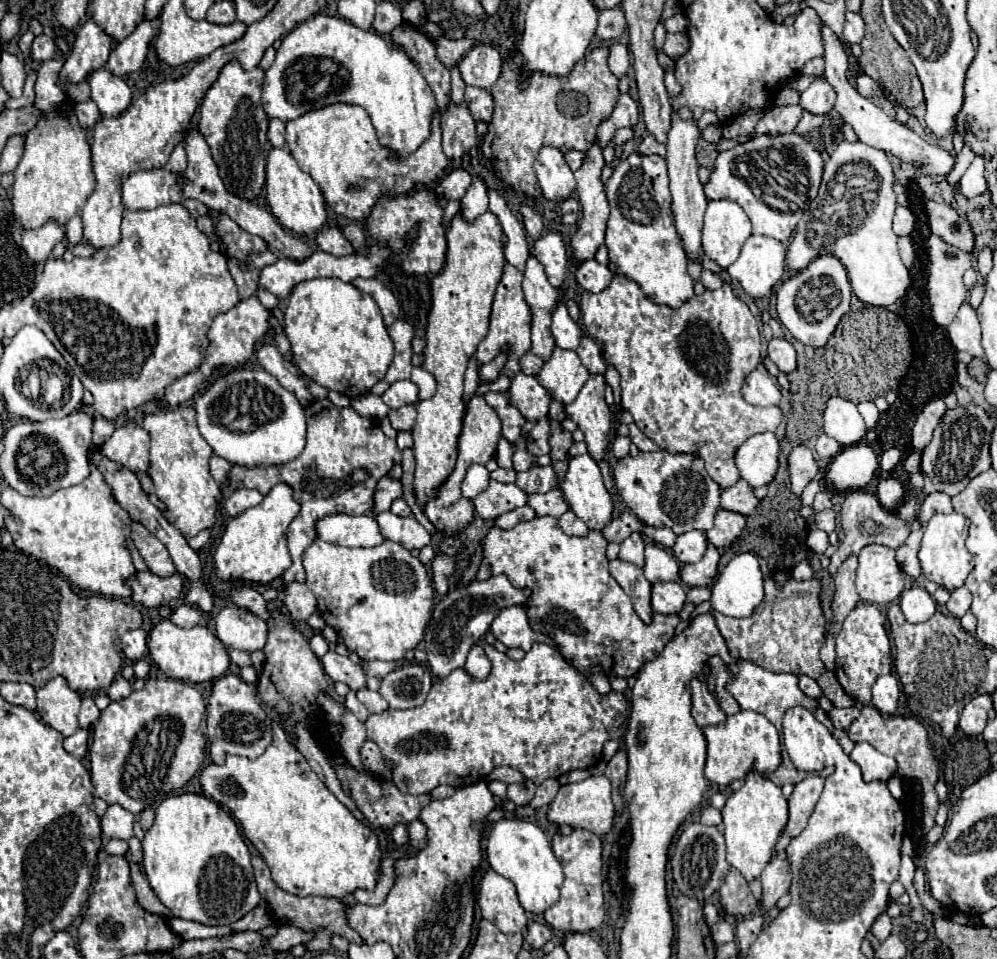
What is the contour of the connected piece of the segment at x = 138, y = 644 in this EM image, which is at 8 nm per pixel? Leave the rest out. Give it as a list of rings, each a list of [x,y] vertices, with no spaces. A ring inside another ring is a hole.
[[[129,630],[121,636],[121,650],[129,660],[139,660],[145,656],[147,648],[147,632],[145,630]]]

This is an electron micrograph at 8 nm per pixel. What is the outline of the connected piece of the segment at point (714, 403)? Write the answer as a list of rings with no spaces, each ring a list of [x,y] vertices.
[[[611,262],[609,270],[613,272],[609,286],[601,294],[583,292],[579,306],[589,336],[603,342],[605,360],[609,360],[621,374],[621,406],[633,414],[641,432],[661,450],[679,454],[691,452],[693,446],[693,450],[705,460],[707,474],[721,488],[733,486],[739,480],[737,466],[733,462],[735,450],[753,432],[775,432],[783,420],[783,410],[779,406],[751,406],[741,394],[745,376],[761,362],[761,334],[757,318],[751,314],[749,306],[733,294],[727,282],[719,290],[705,290],[699,296],[695,294],[681,308],[673,310],[647,298],[641,286],[619,274]]]

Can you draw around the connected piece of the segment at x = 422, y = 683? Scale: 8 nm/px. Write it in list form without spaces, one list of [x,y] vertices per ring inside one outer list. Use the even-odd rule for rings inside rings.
[[[401,666],[381,680],[379,694],[389,702],[389,708],[409,710],[425,702],[431,686],[429,666]]]

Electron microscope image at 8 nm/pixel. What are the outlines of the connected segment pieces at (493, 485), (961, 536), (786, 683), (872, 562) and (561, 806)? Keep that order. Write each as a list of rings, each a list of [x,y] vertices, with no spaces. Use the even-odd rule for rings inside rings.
[[[491,480],[489,488],[481,492],[473,502],[481,518],[495,520],[499,514],[525,506],[527,494],[521,488],[517,488],[517,484],[501,484],[497,480]]]
[[[957,512],[935,514],[929,520],[929,524],[925,526],[925,534],[923,534],[921,550],[919,550],[919,562],[921,562],[921,568],[923,568],[923,576],[927,580],[947,588],[949,592],[963,586],[965,578],[973,570],[973,566],[971,566],[973,556],[965,548],[967,528],[969,528],[969,518],[965,518],[963,514],[957,514]]]
[[[735,662],[735,664],[729,666],[729,672],[733,674],[733,682],[729,682],[729,694],[739,702],[739,706],[741,706],[743,710],[759,712],[759,714],[763,714],[769,722],[773,722],[780,732],[781,743],[783,740],[782,720],[785,710],[791,708],[791,706],[803,706],[803,708],[811,710],[811,712],[831,730],[831,734],[833,734],[833,736],[837,738],[837,742],[843,746],[845,754],[851,754],[851,750],[853,750],[855,744],[849,740],[847,732],[833,726],[833,722],[829,720],[827,712],[817,704],[817,700],[801,694],[799,678],[797,678],[795,674],[775,674],[775,672],[769,672],[769,670],[765,670],[765,668],[759,668],[759,666],[753,664],[753,662]]]
[[[869,544],[857,556],[857,590],[861,600],[879,606],[899,600],[907,578],[895,558],[895,550],[889,546]]]
[[[589,776],[583,782],[575,784],[563,784],[555,796],[555,800],[549,804],[547,818],[553,824],[567,824],[573,828],[583,828],[589,830],[597,836],[603,836],[611,830],[613,818],[615,818],[615,808],[611,802],[611,782],[605,776]]]

